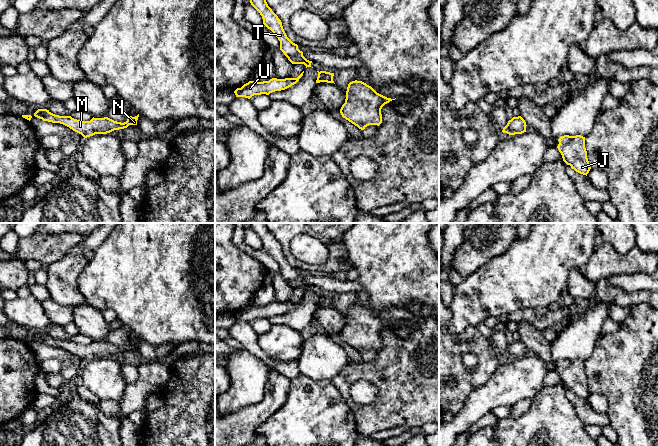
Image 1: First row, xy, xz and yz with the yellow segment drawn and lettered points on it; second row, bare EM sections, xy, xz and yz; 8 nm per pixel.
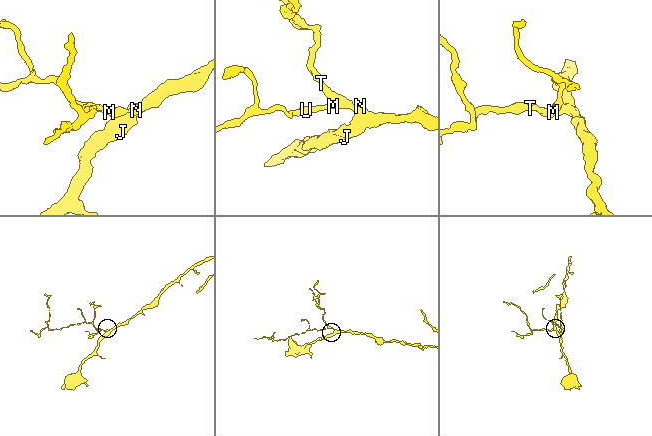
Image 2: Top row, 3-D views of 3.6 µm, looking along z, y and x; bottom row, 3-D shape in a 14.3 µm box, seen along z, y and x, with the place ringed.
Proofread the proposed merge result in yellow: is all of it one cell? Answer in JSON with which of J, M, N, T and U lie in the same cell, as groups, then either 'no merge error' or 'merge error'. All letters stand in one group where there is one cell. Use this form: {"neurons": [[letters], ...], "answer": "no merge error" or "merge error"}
{"neurons": [["J", "M", "N", "T", "U"]], "answer": "no merge error"}

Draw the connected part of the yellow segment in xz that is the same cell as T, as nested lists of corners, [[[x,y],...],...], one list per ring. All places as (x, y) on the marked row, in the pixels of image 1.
[[[250,0],[251,5],[260,13],[263,24],[270,29],[280,41],[280,50],[292,64],[304,64],[312,67],[312,61],[303,56],[303,52],[298,49],[298,45],[293,43],[286,35],[281,20],[268,6],[266,0]]]

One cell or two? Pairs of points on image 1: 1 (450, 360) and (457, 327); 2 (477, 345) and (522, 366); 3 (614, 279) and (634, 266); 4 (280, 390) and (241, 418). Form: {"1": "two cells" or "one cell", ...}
{"1": "two cells", "2": "two cells", "3": "two cells", "4": "one cell"}

